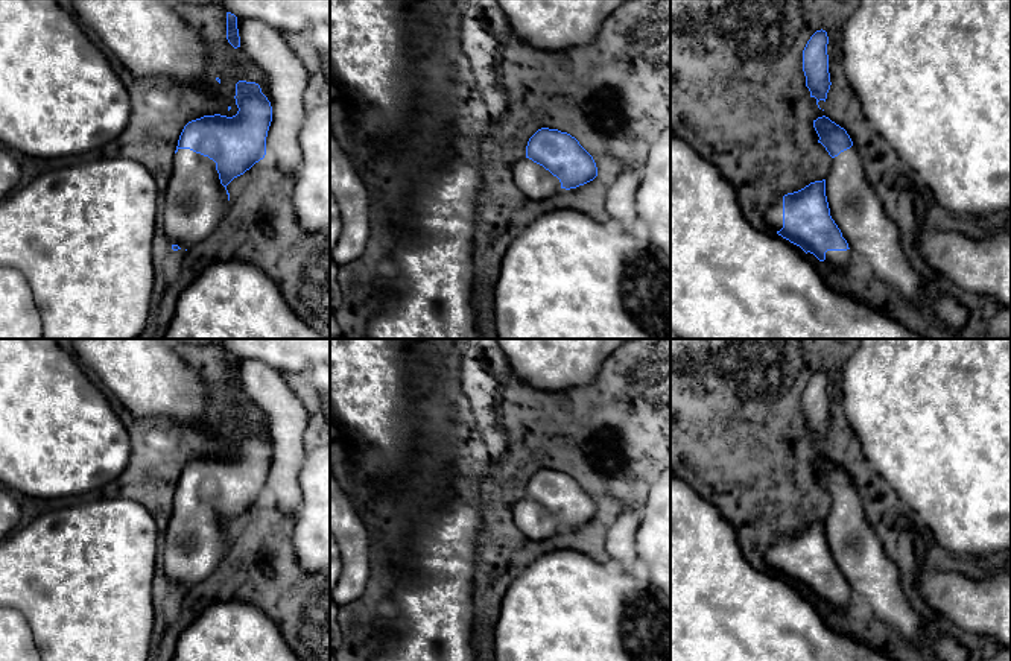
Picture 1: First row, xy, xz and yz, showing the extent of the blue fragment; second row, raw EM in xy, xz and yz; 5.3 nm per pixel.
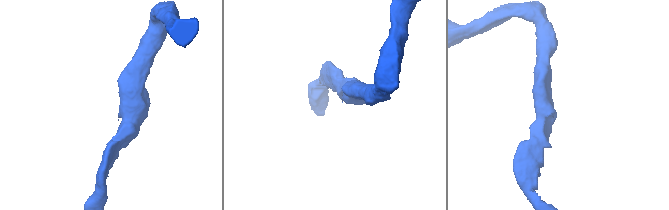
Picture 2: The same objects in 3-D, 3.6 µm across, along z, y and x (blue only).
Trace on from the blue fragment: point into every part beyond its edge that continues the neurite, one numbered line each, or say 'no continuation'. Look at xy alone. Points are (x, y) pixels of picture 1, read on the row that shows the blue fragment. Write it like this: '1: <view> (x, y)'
1: xy (195, 199)

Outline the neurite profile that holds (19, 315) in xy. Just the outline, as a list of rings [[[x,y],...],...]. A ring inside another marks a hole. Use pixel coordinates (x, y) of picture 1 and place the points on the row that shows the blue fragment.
[[[0,266],[0,339],[43,339],[43,321],[26,278]]]

